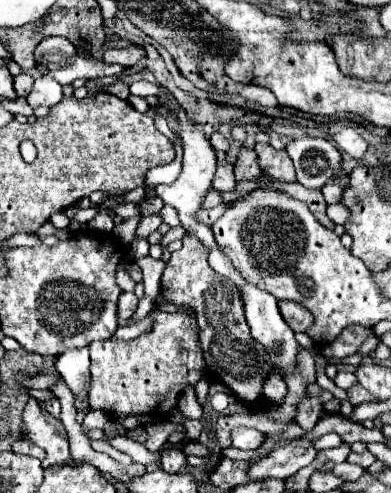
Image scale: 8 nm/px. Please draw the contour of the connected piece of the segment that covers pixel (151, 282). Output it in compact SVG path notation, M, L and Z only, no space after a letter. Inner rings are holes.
M146 256L146 258L140 258L140 260L134 260L142 272L144 272L144 293L152 298L156 298L160 294L160 276L166 268L164 260L156 260L152 256Z

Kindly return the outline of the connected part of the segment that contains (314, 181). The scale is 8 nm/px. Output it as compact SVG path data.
M296 138L286 146L294 162L296 178L306 188L322 188L340 168L340 152L326 138Z

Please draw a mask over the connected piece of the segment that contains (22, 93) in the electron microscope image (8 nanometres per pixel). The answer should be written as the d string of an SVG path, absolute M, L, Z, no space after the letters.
M18 74L16 78L14 78L14 90L16 90L16 96L18 98L26 98L28 96L28 92L32 90L32 82L34 82L34 78L32 76L28 76L28 74Z

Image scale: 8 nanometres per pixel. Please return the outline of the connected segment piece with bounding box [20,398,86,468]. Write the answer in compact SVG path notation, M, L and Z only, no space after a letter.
M34 398L28 400L26 408L24 408L24 414L22 414L22 424L20 428L26 432L24 438L30 438L36 446L40 446L46 457L42 460L42 467L48 468L48 466L76 466L76 464L82 464L86 460L74 460L70 456L70 450L68 450L68 442L66 438L62 438L50 423L48 423L40 412L40 406Z

